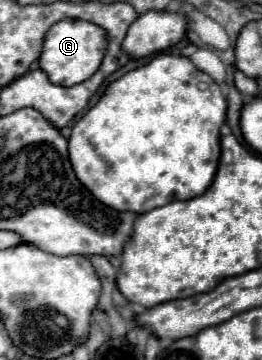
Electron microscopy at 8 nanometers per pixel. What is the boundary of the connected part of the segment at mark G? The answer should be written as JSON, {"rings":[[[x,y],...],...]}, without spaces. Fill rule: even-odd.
{"rings":[[[63,19],[57,21],[43,39],[43,49],[39,55],[39,67],[47,73],[49,81],[55,85],[71,87],[89,79],[101,65],[105,55],[105,31],[89,21]]]}

